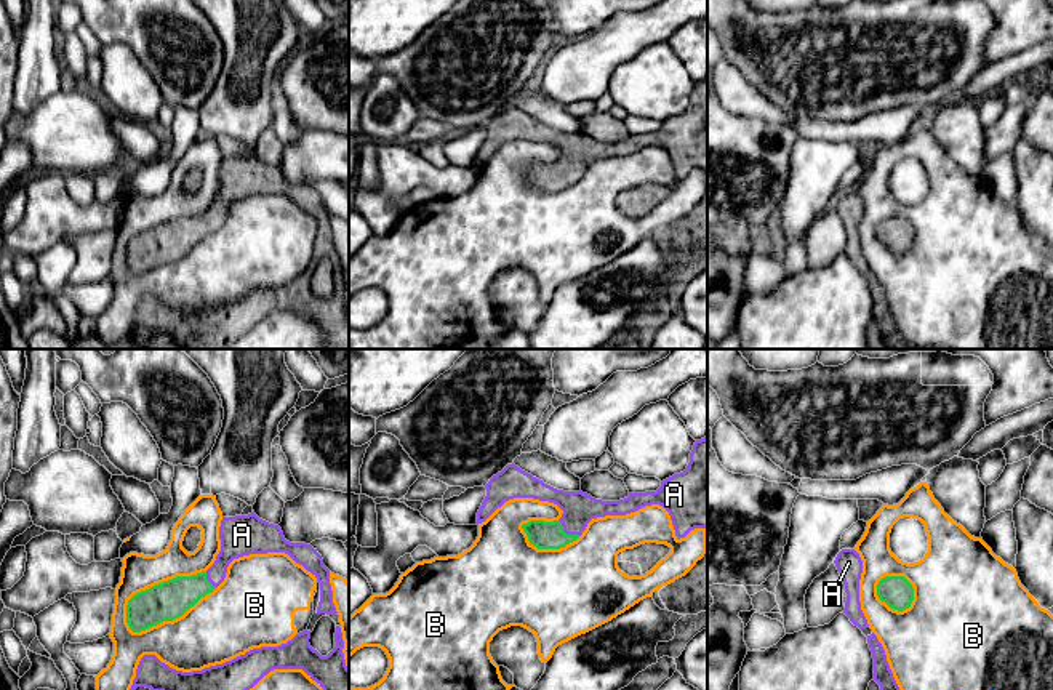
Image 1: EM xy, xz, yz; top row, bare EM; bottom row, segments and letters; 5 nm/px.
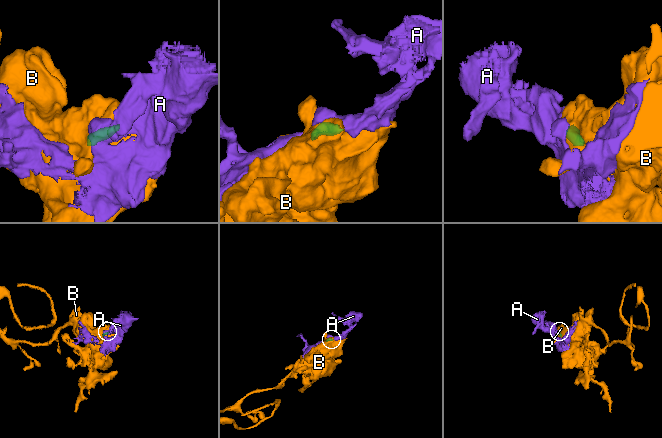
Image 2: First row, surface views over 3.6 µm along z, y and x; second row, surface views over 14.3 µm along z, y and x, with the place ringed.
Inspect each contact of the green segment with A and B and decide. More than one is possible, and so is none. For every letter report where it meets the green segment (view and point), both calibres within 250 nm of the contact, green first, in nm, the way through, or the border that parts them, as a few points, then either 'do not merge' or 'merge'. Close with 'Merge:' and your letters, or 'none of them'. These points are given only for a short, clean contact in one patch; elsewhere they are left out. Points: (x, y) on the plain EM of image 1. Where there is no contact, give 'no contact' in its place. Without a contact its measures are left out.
A: xz (565, 175) | 140/160 nm | across xz (544, 176), (565, 175), (578, 149) | merge
B: xy (170, 261) | 190/340 nm | do not merge
Merge: A

